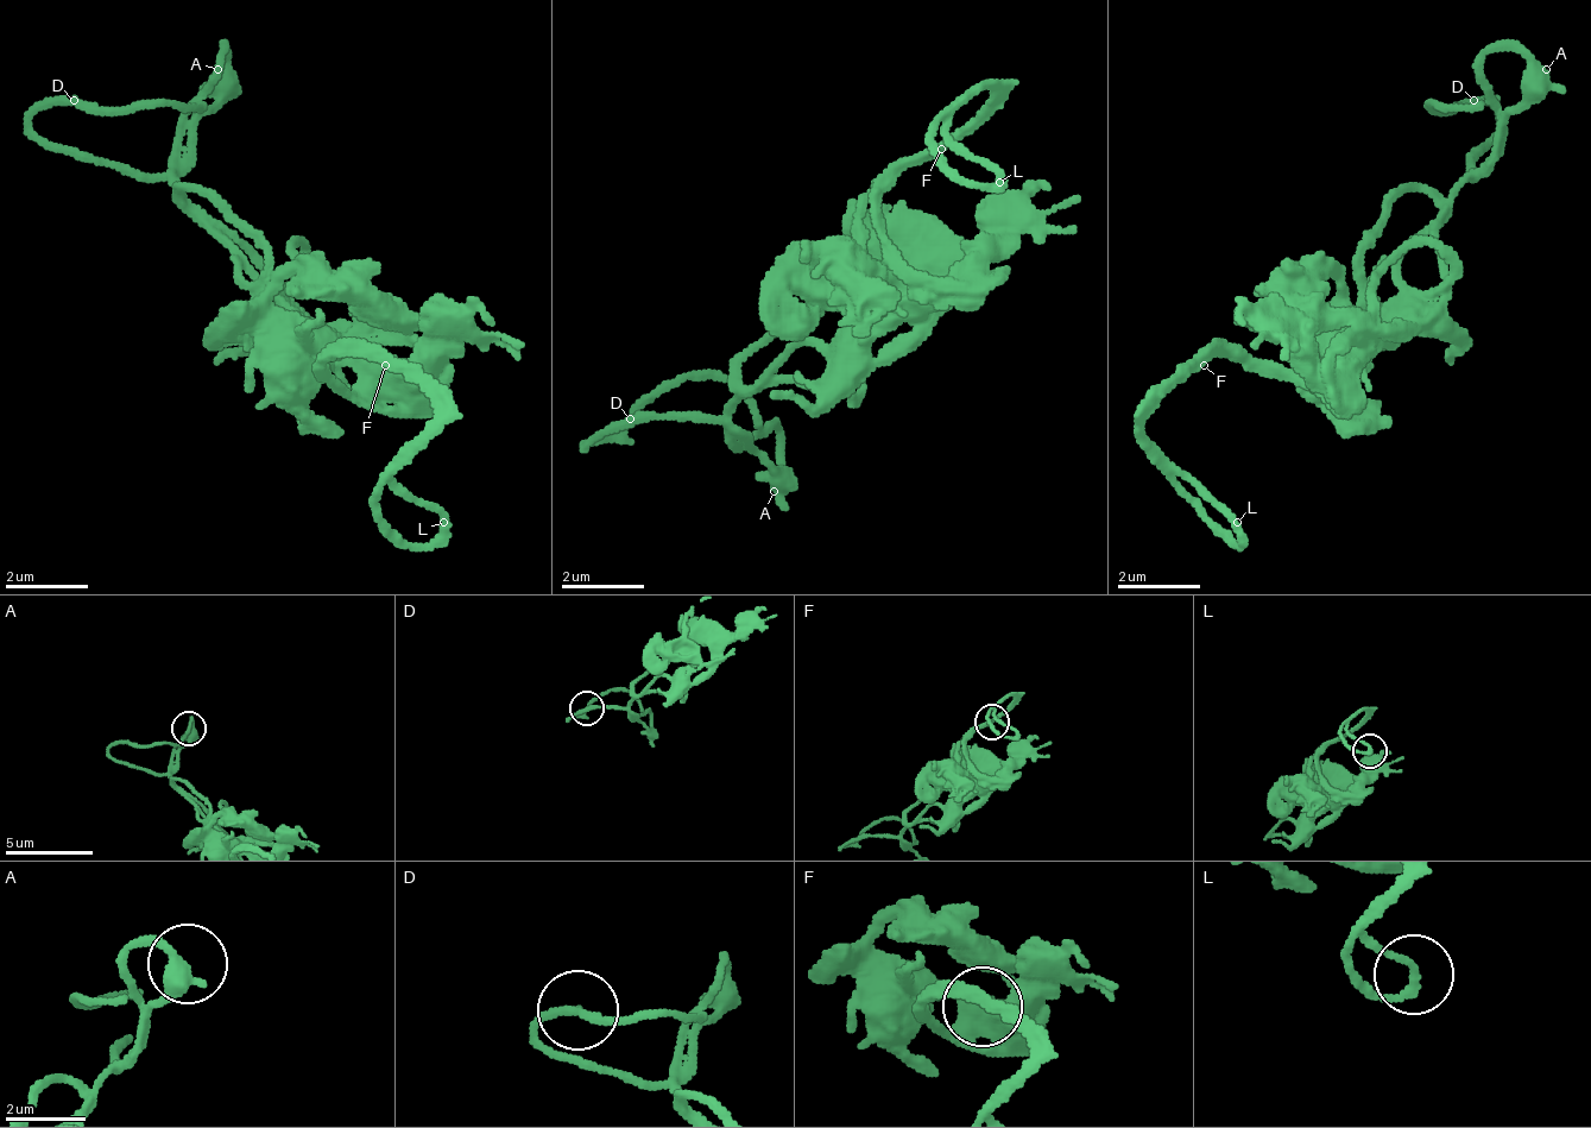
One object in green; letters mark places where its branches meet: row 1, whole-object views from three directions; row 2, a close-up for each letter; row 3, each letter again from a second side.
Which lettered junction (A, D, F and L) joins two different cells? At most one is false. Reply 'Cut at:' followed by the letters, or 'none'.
Cut at: none

